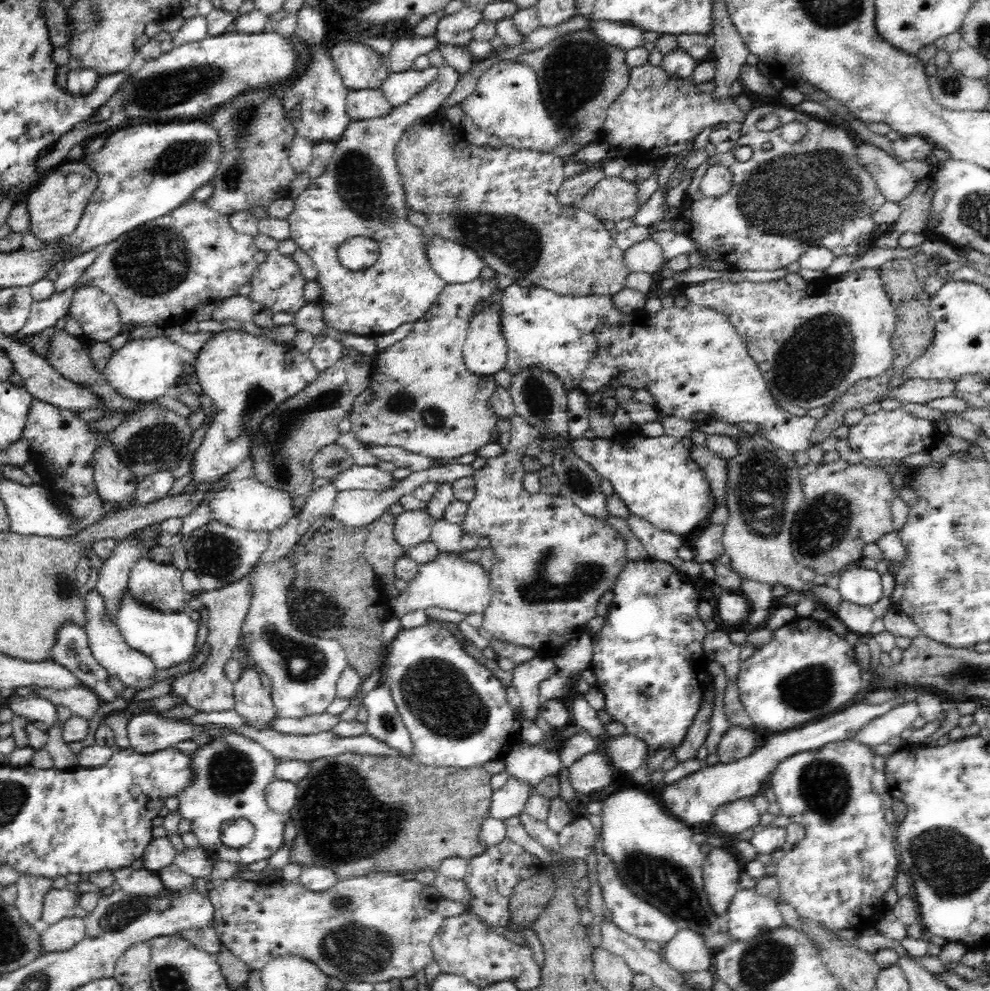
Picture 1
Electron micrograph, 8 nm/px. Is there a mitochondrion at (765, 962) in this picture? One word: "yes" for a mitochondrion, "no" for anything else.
yes

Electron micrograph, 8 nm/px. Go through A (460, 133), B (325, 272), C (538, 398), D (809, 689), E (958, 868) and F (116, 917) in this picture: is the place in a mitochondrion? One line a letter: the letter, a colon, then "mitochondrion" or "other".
A: other
B: other
C: mitochondrion
D: mitochondrion
E: mitochondrion
F: mitochondrion

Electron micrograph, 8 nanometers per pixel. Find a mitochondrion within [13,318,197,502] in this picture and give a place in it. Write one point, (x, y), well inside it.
(157, 445)

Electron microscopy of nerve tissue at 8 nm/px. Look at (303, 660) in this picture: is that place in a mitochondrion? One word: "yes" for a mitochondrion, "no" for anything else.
yes

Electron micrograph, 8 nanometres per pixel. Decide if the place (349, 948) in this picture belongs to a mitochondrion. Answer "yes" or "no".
yes

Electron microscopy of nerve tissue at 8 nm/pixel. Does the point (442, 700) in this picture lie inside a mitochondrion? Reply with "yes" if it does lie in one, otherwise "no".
yes

